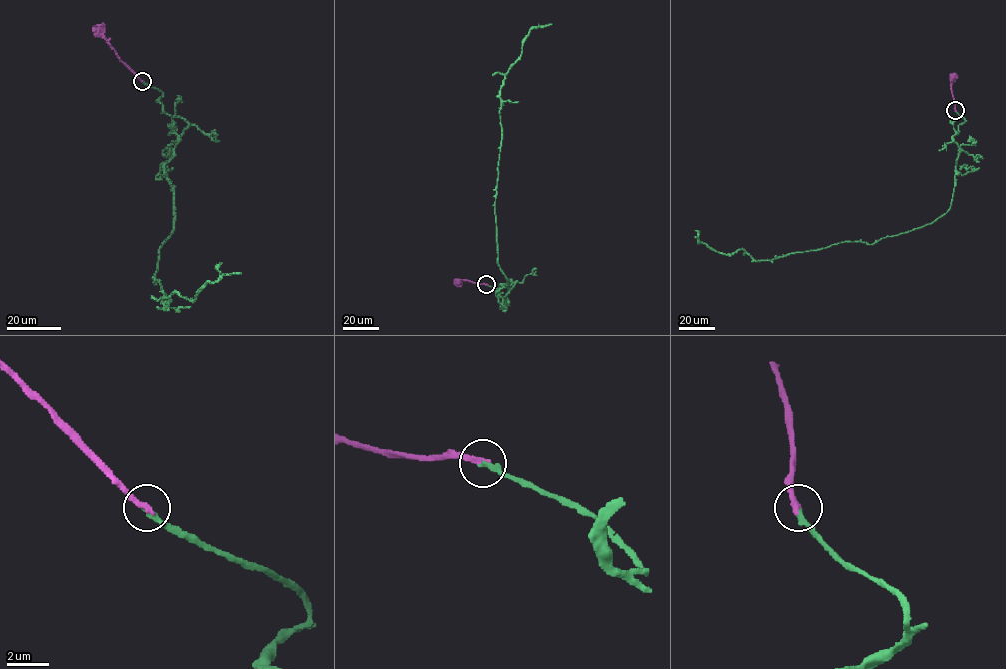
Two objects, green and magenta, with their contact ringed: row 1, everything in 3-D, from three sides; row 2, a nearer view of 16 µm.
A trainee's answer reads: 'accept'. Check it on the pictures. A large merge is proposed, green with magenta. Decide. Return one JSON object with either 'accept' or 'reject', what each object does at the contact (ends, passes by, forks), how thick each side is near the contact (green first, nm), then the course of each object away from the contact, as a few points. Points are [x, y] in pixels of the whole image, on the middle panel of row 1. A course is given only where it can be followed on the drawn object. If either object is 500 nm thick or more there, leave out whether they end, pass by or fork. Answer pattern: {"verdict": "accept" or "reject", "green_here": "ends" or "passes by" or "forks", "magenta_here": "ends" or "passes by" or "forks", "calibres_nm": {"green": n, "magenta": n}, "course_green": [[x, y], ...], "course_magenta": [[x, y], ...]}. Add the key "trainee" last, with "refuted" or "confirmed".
{"verdict": "reject", "green_here": "ends", "magenta_here": "ends", "calibres_nm": {"green": 240, "magenta": 300}, "course_green": [[486, 285], [500, 294], [517, 281], [501, 285], [497, 263], [500, 87], [529, 31], [552, 24]], "course_magenta": [[486, 285], [463, 280], [459, 283]], "trainee": "refuted"}

